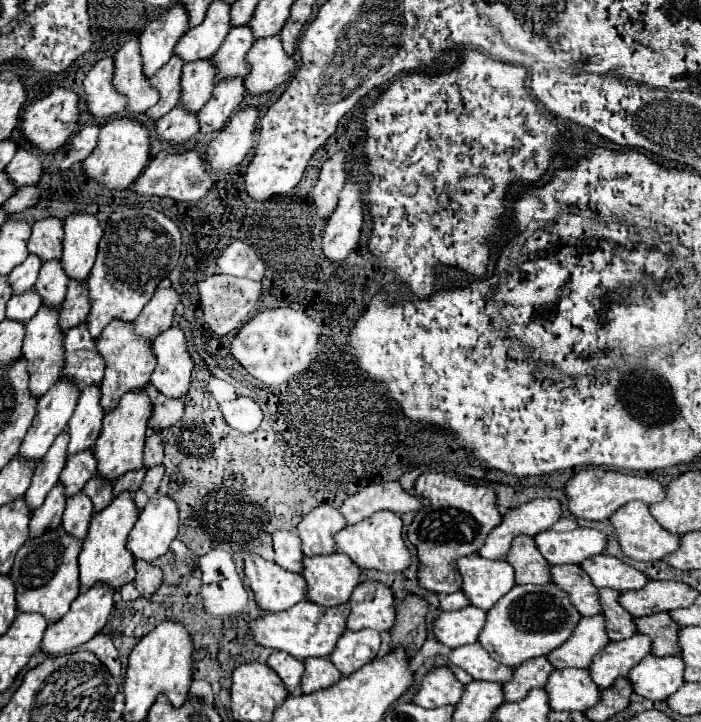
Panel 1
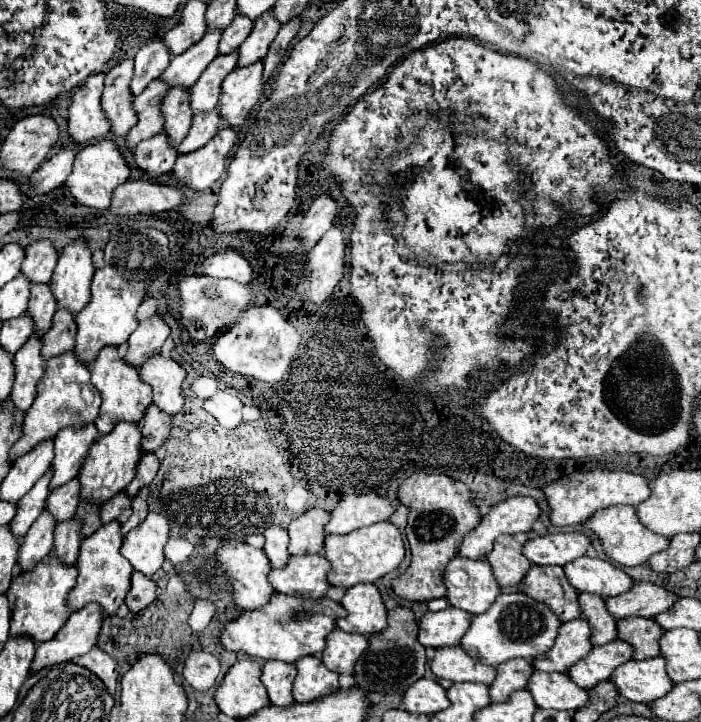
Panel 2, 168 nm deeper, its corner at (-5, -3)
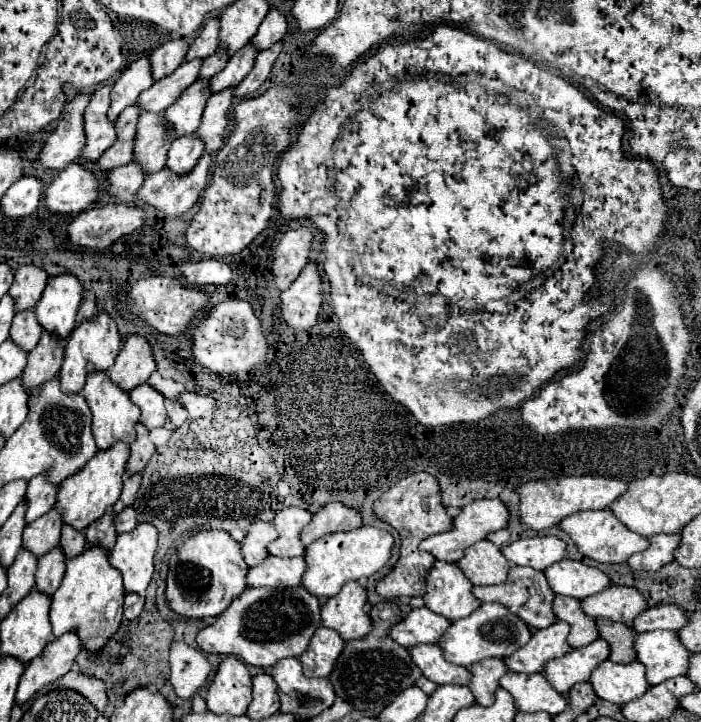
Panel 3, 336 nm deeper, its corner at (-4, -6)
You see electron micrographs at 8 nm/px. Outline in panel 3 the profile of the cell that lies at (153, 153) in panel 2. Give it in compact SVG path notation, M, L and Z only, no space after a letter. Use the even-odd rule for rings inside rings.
M127 163L121 167L115 167L109 173L109 191L121 201L121 203L133 203L137 191L143 187L145 181L145 169L141 163Z

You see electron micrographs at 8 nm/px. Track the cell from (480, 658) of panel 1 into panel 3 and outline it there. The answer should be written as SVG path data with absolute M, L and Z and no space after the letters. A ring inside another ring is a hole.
M417 645L409 649L413 655L413 661L421 667L423 675L427 679L431 679L437 685L445 685L445 683L457 683L457 685L469 685L471 681L471 671L461 667L461 665L453 665L443 657L441 647L437 645Z

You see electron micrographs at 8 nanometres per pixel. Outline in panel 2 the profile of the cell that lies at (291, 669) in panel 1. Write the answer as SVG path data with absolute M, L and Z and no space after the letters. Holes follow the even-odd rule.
M266 662L262 666L262 684L268 690L268 698L272 706L290 706L294 704L292 698L292 684L294 684L294 666L282 662Z

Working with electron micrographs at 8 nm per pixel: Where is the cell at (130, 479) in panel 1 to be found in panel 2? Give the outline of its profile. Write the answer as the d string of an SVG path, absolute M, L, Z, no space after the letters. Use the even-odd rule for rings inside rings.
M120 492L120 494L116 494L110 502L106 502L102 508L100 508L100 520L102 520L102 524L108 524L108 522L120 522L120 524L124 524L128 518L130 518L130 514L132 514L132 508L130 508L130 498L124 494L124 492Z

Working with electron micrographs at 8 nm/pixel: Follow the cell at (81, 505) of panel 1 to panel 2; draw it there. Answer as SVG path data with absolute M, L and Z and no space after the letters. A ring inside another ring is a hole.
M68 520L54 528L54 548L52 554L66 566L74 566L80 548L80 522Z

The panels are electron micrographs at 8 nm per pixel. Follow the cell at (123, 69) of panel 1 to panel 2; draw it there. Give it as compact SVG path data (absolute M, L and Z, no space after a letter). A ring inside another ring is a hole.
M132 60L120 62L106 74L102 92L102 112L106 112L106 118L110 120L110 132L122 138L130 132L130 128L138 120L130 96L132 72L134 72Z

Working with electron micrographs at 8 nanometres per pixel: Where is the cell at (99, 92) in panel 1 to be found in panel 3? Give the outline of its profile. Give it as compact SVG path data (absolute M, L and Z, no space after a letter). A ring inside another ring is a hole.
M79 93L65 105L57 129L47 139L39 159L47 169L63 169L73 161L79 161L85 147L85 109L91 95Z

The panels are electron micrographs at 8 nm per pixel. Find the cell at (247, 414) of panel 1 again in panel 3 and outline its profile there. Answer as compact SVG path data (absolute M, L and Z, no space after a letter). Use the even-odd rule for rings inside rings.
M183 393L181 401L185 409L189 411L191 417L205 417L205 415L215 415L219 409L219 403L209 397L209 395L199 395L199 393Z

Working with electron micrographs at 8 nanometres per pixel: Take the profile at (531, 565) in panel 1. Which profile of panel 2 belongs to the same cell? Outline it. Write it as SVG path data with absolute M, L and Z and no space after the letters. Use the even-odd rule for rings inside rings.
M500 536L494 540L494 548L486 556L500 586L518 586L524 574L530 570L530 562L522 554L522 544L514 536Z

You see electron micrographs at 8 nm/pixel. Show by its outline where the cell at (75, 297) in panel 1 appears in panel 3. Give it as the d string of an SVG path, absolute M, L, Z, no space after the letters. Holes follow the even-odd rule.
M43 331L37 347L29 351L29 361L23 371L27 391L31 391L33 387L39 387L41 383L49 381L51 375L59 373L63 365L63 347L65 347L65 341L61 337L55 337L53 333Z

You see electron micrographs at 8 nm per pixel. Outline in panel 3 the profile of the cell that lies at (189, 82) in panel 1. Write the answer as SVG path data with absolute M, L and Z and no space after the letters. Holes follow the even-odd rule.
M145 111L137 125L135 161L145 163L147 173L155 173L167 163L167 151L175 139L175 131L167 127L161 113Z

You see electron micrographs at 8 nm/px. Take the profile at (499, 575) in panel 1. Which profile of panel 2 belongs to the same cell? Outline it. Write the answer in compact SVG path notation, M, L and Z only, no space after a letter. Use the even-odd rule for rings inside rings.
M456 556L446 564L444 584L450 606L460 608L472 616L486 612L500 594L500 586L488 562L462 556Z

